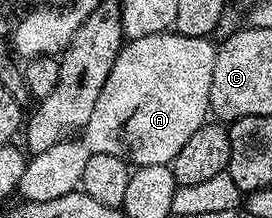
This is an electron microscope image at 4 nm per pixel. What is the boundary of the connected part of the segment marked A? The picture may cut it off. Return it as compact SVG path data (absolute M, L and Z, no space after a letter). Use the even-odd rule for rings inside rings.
M177 31L125 42L106 83L102 83L90 123L80 130L78 139L54 143L47 151L28 157L19 196L24 201L45 201L77 192L90 155L118 155L136 167L171 166L190 135L210 117L210 82L214 80L217 50L210 42L209 38L184 36Z

